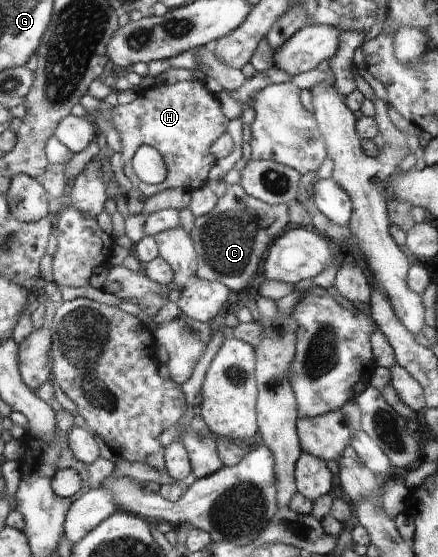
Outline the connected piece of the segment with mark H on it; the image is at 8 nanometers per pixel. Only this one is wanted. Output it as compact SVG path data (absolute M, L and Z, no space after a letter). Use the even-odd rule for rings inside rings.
M200 76L175 84L162 82L145 92L138 92L138 98L130 104L115 106L113 119L113 125L119 131L123 143L125 173L134 187L148 198L169 188L193 192L205 187L209 179L213 179L213 167L217 167L218 159L211 153L211 145L225 133L229 135L230 120L229 115L225 115L225 103L221 103L219 93L207 90L205 80ZM145 145L161 151L167 167L167 175L161 185L145 183L135 171L135 154Z

